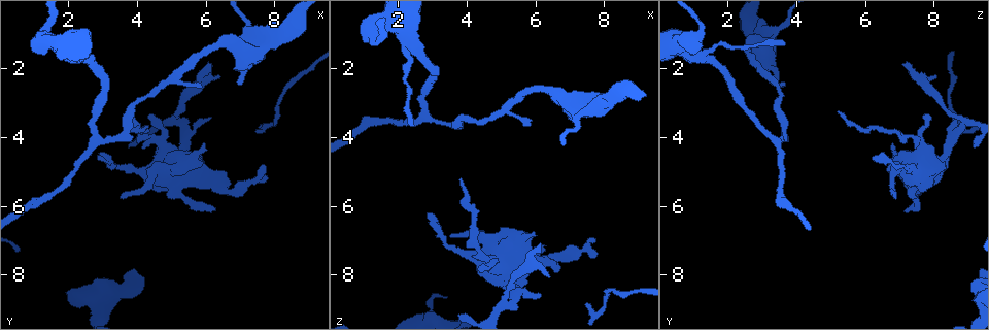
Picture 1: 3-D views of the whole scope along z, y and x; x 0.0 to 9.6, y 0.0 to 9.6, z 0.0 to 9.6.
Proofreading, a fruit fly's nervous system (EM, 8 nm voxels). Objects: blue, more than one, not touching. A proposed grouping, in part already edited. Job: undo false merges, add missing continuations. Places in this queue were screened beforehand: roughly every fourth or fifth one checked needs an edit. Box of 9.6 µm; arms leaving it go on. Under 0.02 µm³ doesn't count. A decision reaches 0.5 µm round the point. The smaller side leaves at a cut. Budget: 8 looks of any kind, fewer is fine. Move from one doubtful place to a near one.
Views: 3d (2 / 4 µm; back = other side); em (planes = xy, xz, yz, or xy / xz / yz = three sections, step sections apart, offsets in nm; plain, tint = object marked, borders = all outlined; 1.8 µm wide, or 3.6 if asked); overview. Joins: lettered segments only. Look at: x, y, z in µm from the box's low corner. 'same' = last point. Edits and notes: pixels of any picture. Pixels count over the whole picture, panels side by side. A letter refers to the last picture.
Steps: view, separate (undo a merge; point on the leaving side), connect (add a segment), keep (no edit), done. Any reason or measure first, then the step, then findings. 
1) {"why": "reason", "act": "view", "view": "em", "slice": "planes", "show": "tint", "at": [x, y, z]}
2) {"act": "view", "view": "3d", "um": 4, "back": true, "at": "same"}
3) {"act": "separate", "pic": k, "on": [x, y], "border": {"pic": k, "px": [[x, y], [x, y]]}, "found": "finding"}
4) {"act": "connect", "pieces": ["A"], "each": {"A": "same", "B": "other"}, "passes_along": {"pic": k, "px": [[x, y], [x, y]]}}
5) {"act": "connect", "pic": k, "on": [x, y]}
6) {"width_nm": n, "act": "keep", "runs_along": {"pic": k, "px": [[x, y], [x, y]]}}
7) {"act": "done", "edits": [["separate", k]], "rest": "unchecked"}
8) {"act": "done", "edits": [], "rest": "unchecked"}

{"why": "tapers out", "act": "view", "view": "3d", "um": 4, "at": [2.85, 4.60, 6.25]}

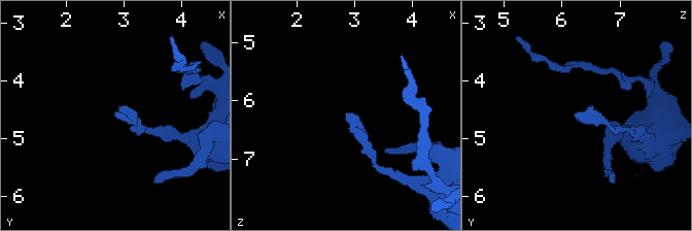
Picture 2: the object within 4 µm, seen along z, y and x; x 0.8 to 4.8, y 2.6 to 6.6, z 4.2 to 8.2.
{"act": "view", "view": "em", "slice": "xy", "step": 16, "show": "borders", "at": [2.90, 4.60, 6.20]}

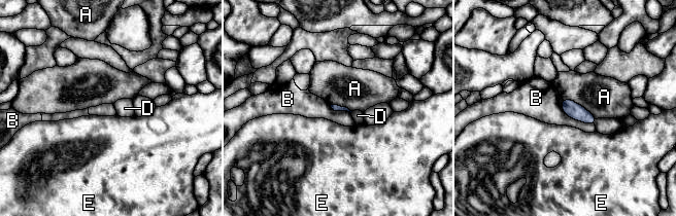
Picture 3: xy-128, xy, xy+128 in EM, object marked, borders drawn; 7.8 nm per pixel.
{"act": "view", "view": "em", "slice": "xz", "step": 8, "show": "borders", "at": "same"}

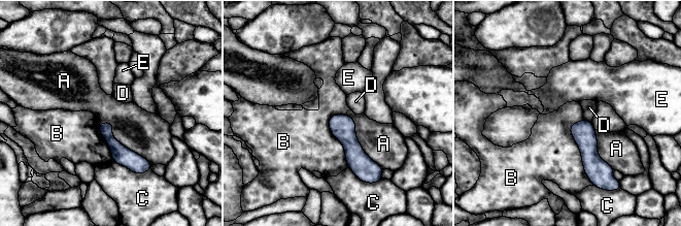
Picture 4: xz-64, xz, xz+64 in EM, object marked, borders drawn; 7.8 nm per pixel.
{"act": "keep", "each": {"A": "other", "B": "other", "C": "other", "D": "other", "E": "other"}, "found": "no lettered segment goes on from it"}

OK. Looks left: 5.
{"why": "abrupt turn", "act": "view", "view": "3d", "um": 2, "back": true, "at": [3.60, 3.90, 3.65]}

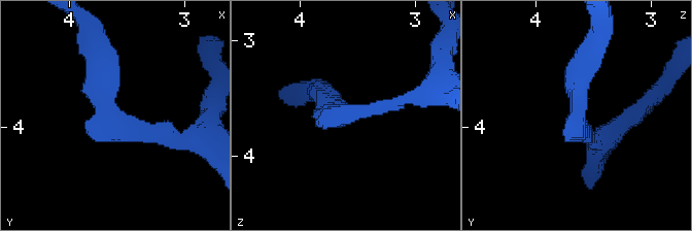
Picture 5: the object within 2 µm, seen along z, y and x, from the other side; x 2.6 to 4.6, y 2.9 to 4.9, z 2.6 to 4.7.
{"why": "now the EM", "act": "view", "view": "em", "slice": "xz", "step": 8, "show": "borders", "at": [3.60, 3.94, 3.62]}

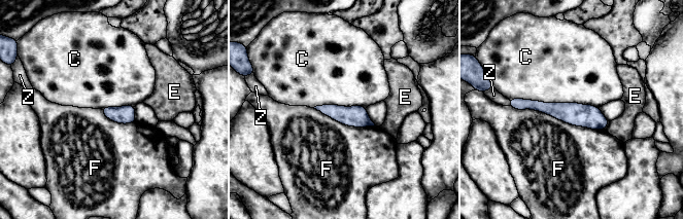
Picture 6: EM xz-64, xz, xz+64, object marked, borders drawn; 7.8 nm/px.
{"arm_widths_nm": [190, 220], "act": "keep", "each": {"C": "other", "E": "other", "F": "other", "Z": "other"}, "found": "one cell here"}

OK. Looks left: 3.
{"why": "an open end", "act": "view", "view": "em", "um": 3.6, "slice": "planes", "show": "borders", "at": [6.15, 1.95, 7.10]}

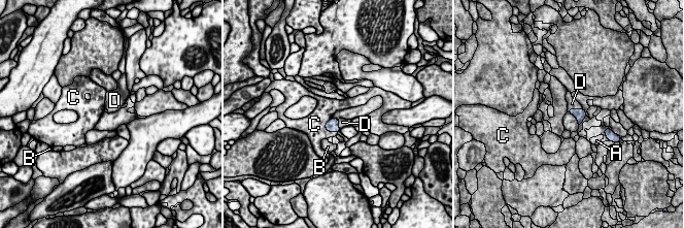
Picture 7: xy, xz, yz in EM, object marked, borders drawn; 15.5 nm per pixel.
{"act": "connect", "pieces": ["D"], "each": {"A": "other", "B": "other", "C": "other", "D": "same"}, "found": "it goes on there"}

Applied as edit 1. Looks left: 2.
{"act": "done", "edits": [["connect", 7]], "rest": "unchecked"}

